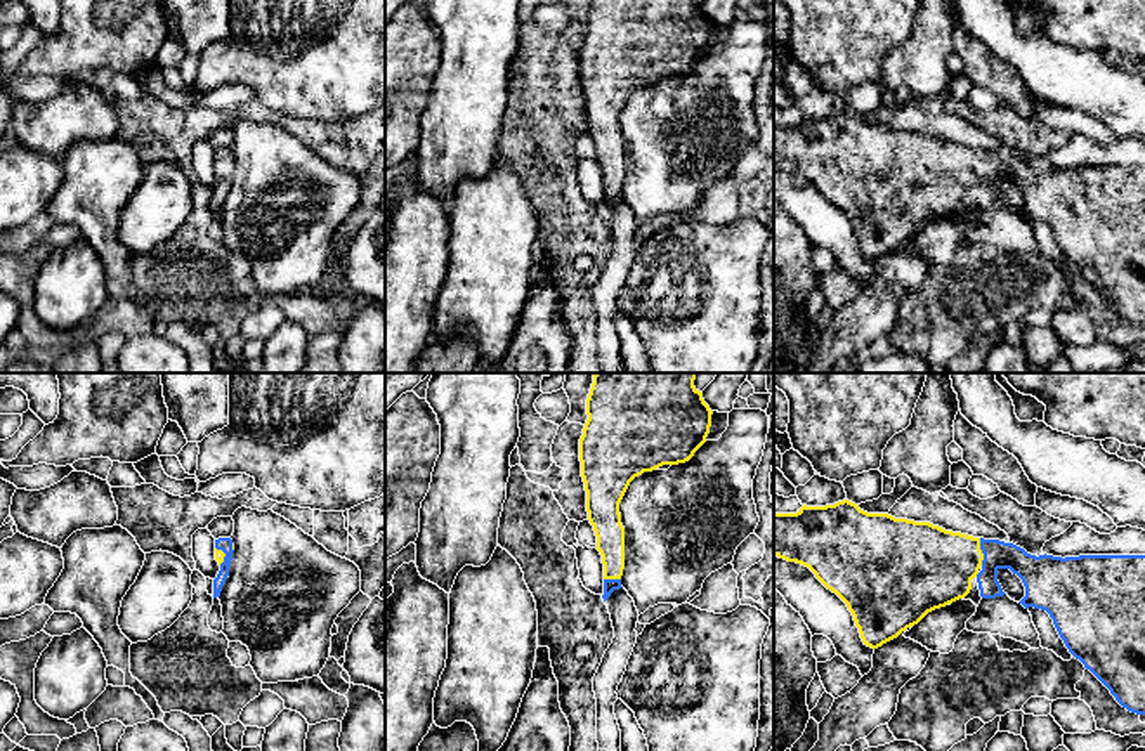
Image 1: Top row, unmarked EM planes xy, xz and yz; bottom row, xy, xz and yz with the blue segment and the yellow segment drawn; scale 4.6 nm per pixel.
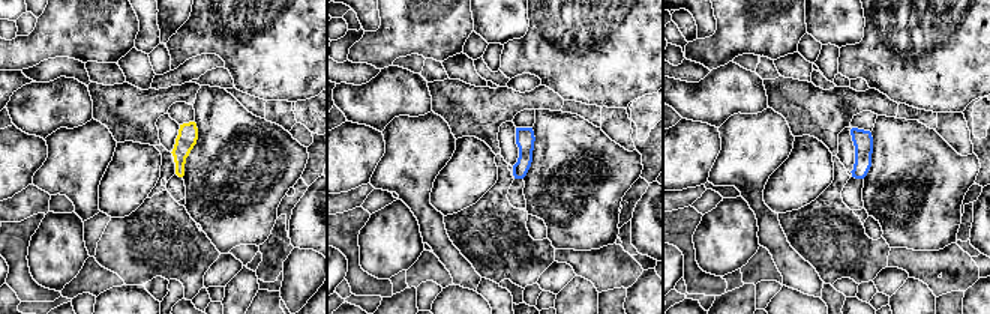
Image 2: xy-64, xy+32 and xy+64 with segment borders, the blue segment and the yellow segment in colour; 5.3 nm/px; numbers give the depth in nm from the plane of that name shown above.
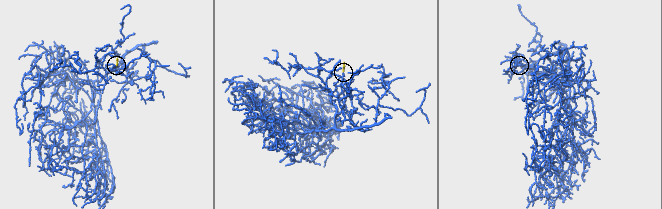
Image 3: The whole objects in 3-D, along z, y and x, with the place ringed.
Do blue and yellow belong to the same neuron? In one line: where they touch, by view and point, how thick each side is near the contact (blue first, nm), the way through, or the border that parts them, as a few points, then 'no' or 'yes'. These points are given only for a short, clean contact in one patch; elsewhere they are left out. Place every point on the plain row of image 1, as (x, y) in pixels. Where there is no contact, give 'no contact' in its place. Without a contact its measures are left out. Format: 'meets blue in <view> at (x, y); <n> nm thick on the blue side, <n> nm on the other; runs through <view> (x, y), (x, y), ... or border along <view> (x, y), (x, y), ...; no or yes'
meets blue in yz at (982, 163); 140 nm thick on the blue side, 380 nm on the other; runs through yz (1033, 182), (1014, 169), (982, 163), (932, 179); yes

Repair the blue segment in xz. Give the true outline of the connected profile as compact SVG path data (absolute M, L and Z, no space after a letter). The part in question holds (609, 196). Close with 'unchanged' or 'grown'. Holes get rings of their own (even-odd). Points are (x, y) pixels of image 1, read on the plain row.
M590 0L588 31L579 50L581 88L588 132L604 175L604 213L621 198L625 180L625 139L619 114L630 94L663 76L689 73L706 54L713 23L696 0Z; grown

